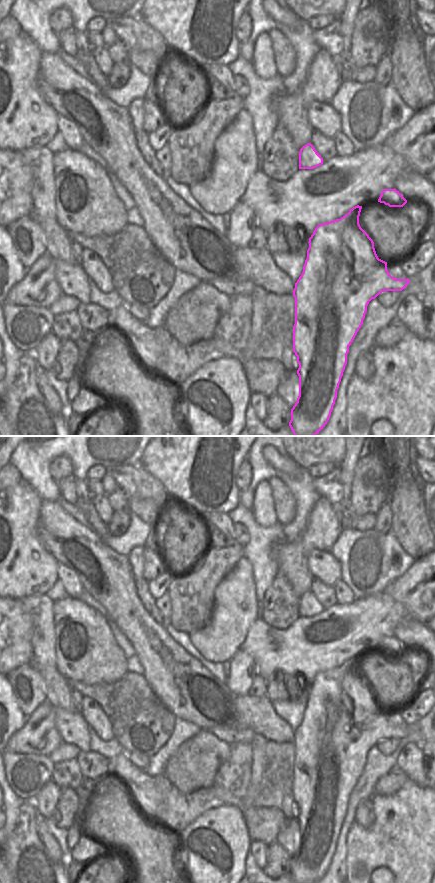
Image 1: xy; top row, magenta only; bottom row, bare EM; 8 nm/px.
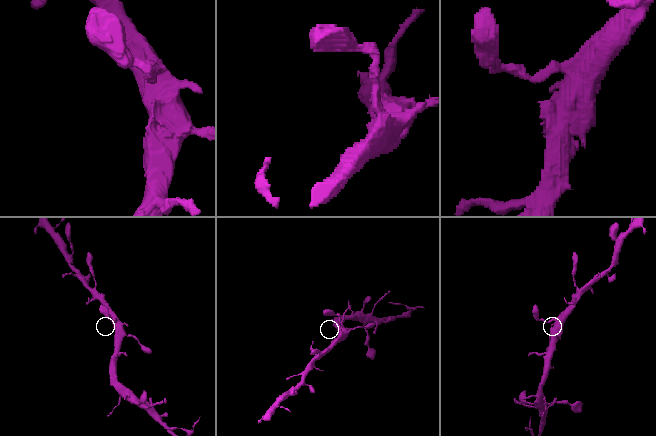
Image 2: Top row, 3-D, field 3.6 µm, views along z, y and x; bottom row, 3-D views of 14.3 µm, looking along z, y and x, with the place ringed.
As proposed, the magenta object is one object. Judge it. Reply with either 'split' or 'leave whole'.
leave whole

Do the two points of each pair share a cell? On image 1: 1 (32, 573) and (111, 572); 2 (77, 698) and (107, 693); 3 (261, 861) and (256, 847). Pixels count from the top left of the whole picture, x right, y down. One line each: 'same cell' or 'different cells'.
1: different cells
2: different cells
3: same cell

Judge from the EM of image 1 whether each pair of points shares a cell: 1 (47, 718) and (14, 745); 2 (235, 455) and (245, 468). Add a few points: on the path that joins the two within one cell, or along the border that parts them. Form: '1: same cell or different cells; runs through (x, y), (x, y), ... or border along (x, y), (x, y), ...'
1: same cell; runs through (39, 726), (22, 741)
2: different cells; border along (246, 458), (237, 472), (237, 486)

